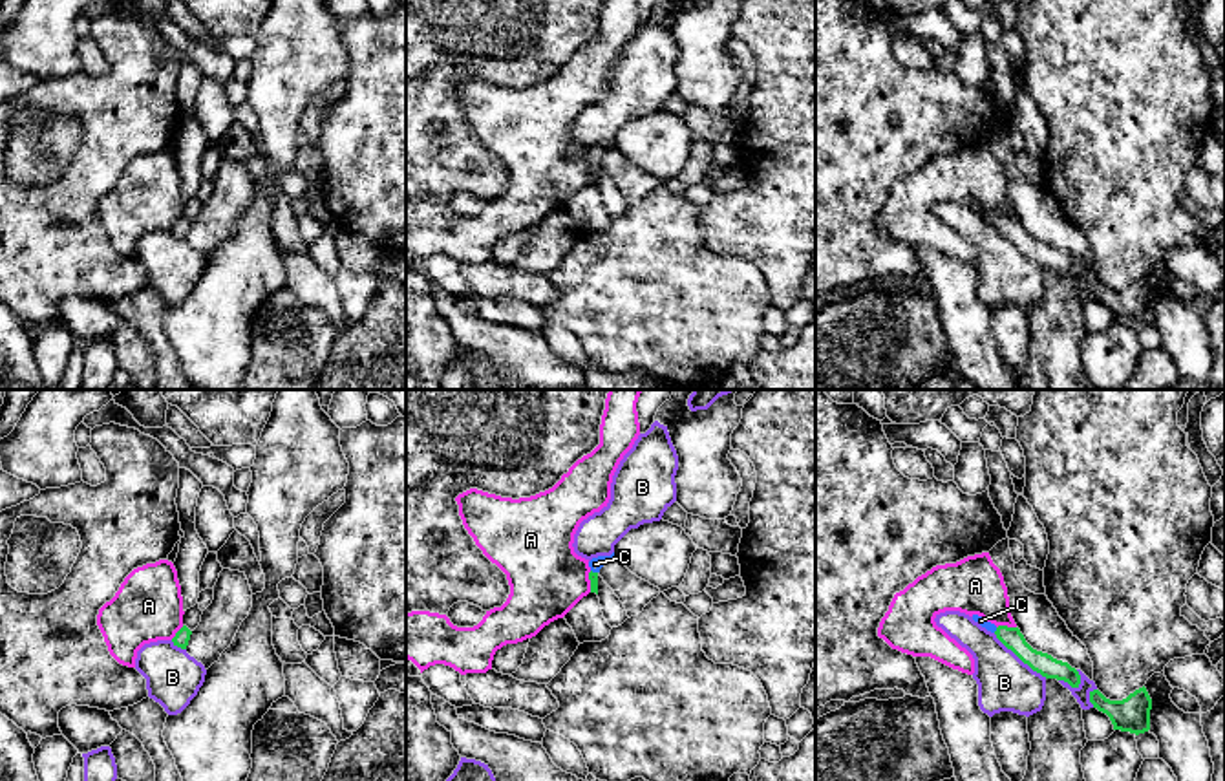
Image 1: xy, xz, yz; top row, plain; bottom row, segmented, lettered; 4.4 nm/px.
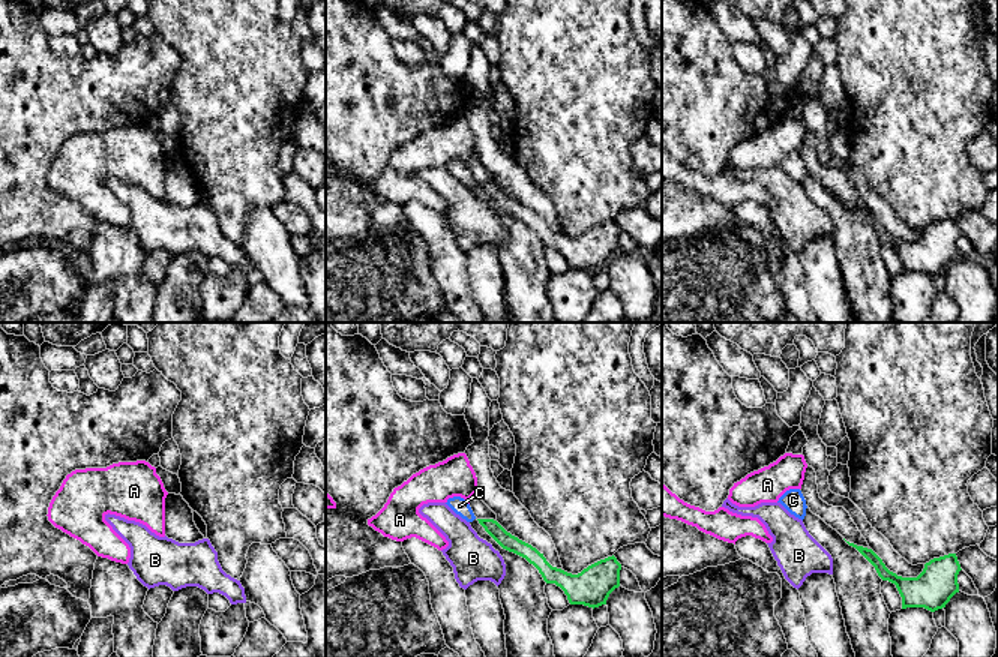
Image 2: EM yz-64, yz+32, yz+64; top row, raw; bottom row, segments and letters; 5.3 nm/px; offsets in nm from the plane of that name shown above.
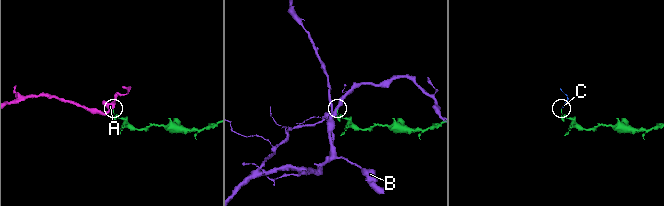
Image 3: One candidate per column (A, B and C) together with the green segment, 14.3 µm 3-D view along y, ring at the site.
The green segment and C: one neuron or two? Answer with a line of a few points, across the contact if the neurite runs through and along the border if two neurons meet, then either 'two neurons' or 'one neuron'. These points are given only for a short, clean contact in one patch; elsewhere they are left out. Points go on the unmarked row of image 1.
line xz (593, 167), (595, 163), (595, 154); one neuron

